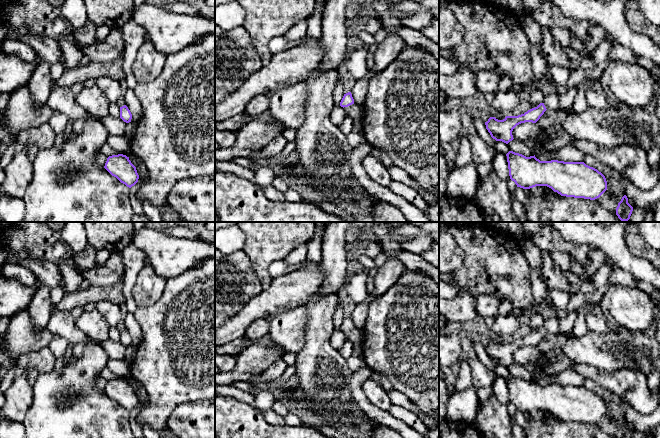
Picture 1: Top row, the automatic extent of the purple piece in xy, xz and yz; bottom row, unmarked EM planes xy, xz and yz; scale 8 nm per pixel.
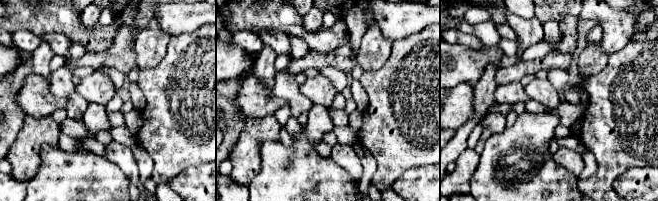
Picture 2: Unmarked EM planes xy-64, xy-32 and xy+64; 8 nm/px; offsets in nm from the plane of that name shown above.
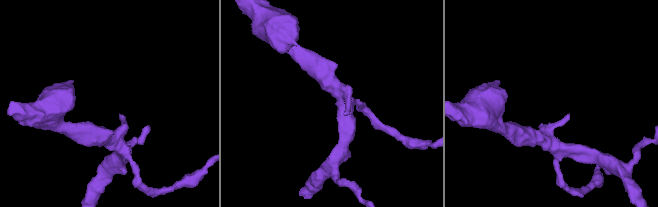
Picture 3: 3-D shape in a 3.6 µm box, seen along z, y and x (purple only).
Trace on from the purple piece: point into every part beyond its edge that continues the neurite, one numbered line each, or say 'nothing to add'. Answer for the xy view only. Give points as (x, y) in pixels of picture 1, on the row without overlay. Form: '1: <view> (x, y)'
nothing to add

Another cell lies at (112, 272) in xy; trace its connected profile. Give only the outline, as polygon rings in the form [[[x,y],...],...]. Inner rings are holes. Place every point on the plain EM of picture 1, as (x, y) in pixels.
[[[112,253],[104,265],[79,272],[92,286],[110,286],[124,280],[125,266],[120,253]]]

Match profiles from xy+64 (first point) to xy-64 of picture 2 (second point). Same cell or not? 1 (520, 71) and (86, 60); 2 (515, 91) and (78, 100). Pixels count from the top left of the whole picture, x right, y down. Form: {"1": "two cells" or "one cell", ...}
{"1": "one cell", "2": "one cell"}

